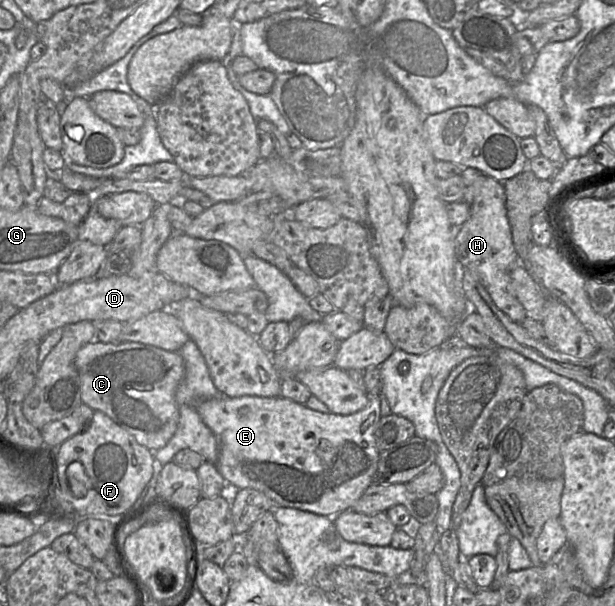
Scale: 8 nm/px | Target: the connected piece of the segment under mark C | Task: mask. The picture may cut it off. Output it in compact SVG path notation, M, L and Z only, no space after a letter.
M93 341L77 352L75 366L81 382L81 400L94 411L99 410L123 427L148 449L161 449L174 435L179 419L175 399L177 387L185 375L182 356L140 342L103 343Z

